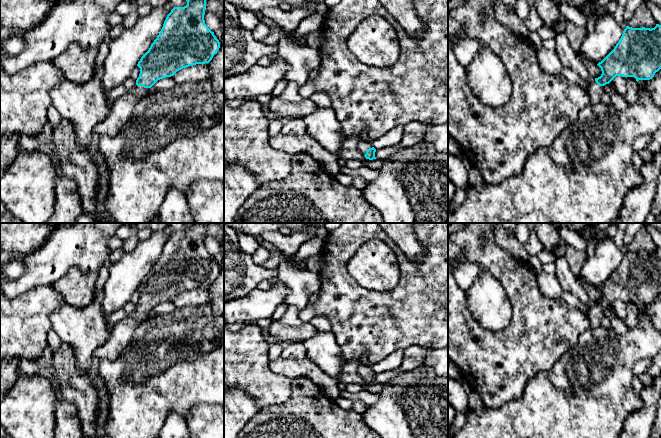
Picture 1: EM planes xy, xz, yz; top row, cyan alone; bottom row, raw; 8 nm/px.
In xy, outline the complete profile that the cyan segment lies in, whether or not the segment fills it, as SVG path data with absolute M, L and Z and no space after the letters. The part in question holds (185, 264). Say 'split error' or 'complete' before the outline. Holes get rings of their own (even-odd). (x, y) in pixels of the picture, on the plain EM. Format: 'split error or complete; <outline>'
split error; M186 223L186 225L186 230L174 231L167 239L159 259L137 288L140 298L136 304L136 310L110 329L108 340L95 349L93 353L95 358L99 360L117 359L129 344L135 330L158 304L171 301L183 292L209 287L217 278L220 266L204 244L206 223Z

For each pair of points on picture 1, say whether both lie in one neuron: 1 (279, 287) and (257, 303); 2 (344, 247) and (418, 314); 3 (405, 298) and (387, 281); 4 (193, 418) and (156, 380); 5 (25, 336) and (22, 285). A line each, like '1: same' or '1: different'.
1: same
2: same
3: different
4: different
5: different

